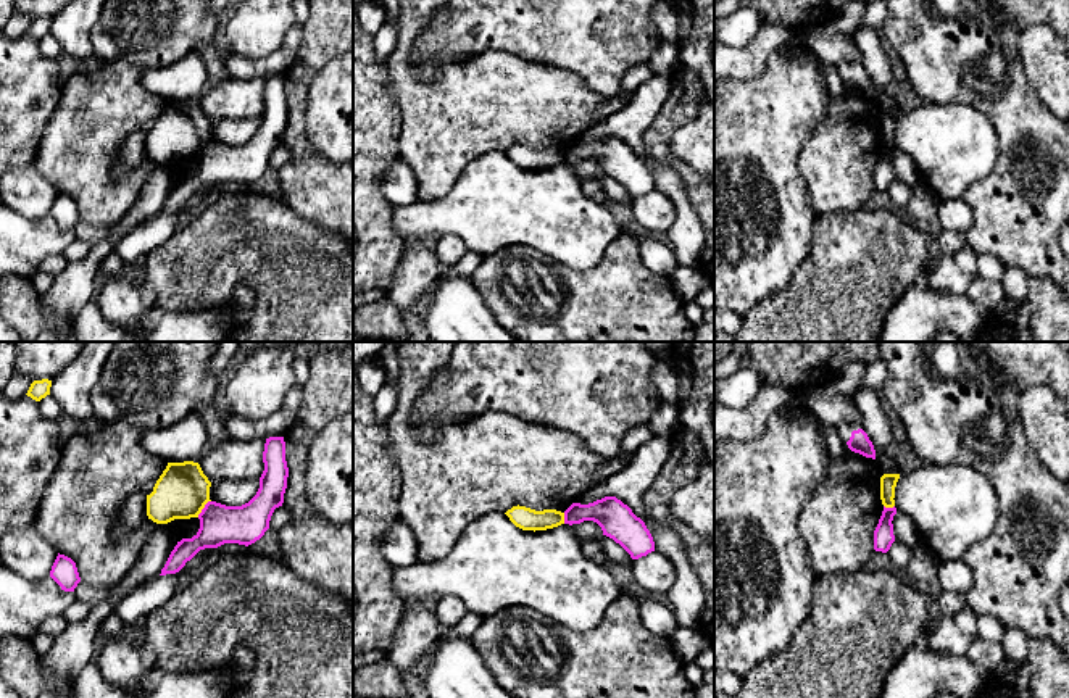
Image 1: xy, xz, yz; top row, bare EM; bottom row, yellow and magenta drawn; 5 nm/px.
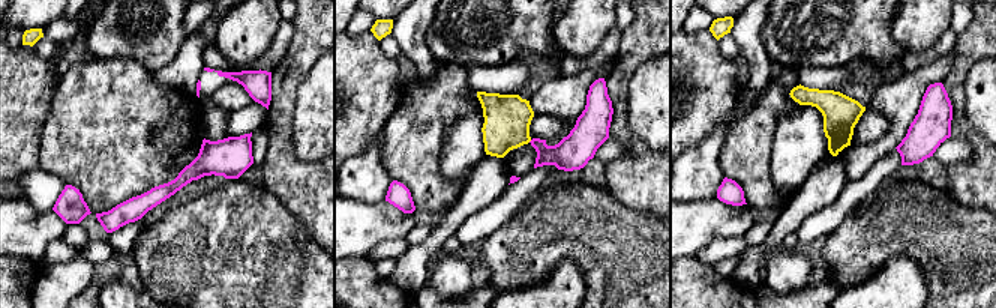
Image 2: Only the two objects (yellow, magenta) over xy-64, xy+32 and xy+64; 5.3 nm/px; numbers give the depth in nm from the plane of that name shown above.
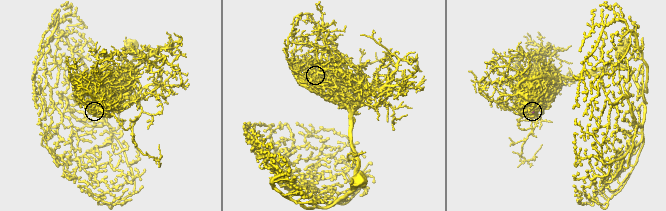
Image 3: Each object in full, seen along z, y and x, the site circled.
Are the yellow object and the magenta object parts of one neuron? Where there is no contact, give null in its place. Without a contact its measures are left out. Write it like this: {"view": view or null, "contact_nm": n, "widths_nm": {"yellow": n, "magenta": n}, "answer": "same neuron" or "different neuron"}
{"view": "xy", "contact_nm": 110, "widths_nm": {"yellow": 260, "magenta": 200}, "answer": "different neuron"}

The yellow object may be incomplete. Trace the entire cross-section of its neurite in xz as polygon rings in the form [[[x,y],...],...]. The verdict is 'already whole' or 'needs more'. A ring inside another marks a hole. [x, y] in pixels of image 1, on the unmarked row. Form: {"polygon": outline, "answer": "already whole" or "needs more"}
{"polygon": [[[513,145],[505,152],[522,169],[547,169],[564,163],[564,152],[556,148],[535,150],[526,145]]], "answer": "already whole"}

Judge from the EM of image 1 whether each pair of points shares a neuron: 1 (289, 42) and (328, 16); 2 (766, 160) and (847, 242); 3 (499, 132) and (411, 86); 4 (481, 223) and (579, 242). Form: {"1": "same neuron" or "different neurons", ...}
{"1": "different neurons", "2": "different neurons", "3": "same neuron", "4": "same neuron"}

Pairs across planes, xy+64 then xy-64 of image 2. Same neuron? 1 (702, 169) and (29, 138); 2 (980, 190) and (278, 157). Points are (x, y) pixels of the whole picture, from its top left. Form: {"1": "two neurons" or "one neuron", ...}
{"1": "two neurons", "2": "one neuron"}

